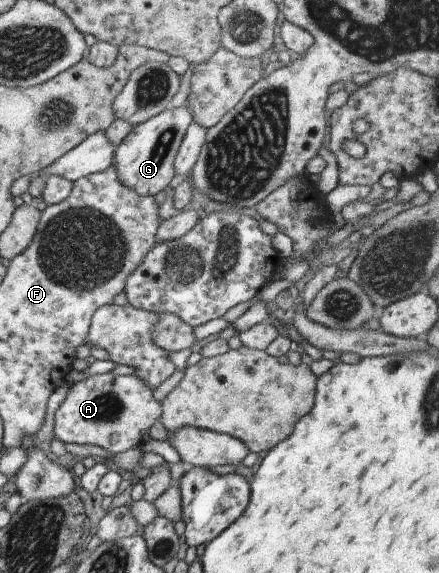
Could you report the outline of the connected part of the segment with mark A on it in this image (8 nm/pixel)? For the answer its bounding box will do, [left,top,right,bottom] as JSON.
[53,372,161,454]

